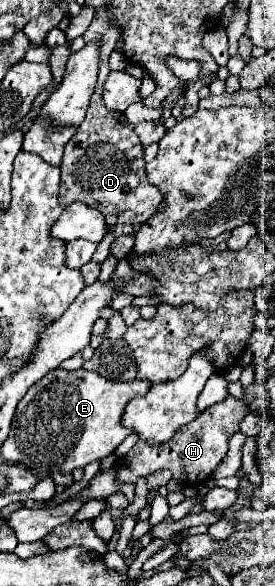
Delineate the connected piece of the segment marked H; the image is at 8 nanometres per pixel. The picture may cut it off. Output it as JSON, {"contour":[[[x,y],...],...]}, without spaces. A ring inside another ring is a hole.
{"contour":[[[227,396],[227,400],[209,406],[199,412],[193,422],[181,426],[165,446],[145,446],[145,442],[137,442],[117,464],[117,482],[119,484],[135,484],[139,478],[153,474],[155,470],[171,470],[173,480],[183,486],[203,484],[211,478],[217,464],[225,458],[229,450],[229,436],[239,430],[239,424],[247,412],[247,404],[243,400],[235,400]]]}

